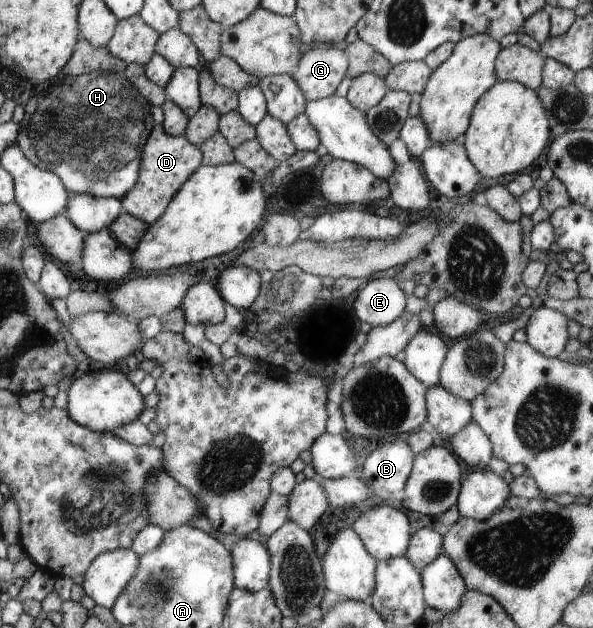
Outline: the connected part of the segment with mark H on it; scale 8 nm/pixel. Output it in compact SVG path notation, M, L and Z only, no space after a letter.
M91 72L82 76L63 74L40 91L37 105L25 107L25 117L19 124L16 143L35 167L54 172L62 178L71 194L89 194L121 199L138 182L141 173L142 149L155 125L151 104L123 73Z

